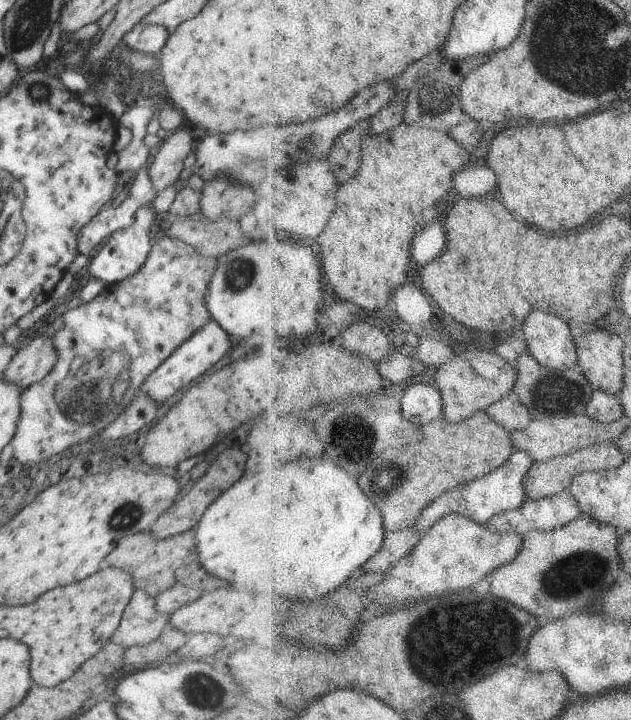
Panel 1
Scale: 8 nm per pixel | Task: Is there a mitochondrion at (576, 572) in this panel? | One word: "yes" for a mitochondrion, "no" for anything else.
yes

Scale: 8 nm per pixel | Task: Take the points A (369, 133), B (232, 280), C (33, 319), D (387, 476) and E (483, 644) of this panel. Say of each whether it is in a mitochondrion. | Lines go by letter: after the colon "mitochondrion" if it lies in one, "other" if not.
A: other
B: mitochondrion
C: other
D: mitochondrion
E: mitochondrion

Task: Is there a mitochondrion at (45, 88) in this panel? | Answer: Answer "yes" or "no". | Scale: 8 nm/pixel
no

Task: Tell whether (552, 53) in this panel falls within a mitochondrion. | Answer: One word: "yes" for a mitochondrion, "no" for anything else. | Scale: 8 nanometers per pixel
yes

